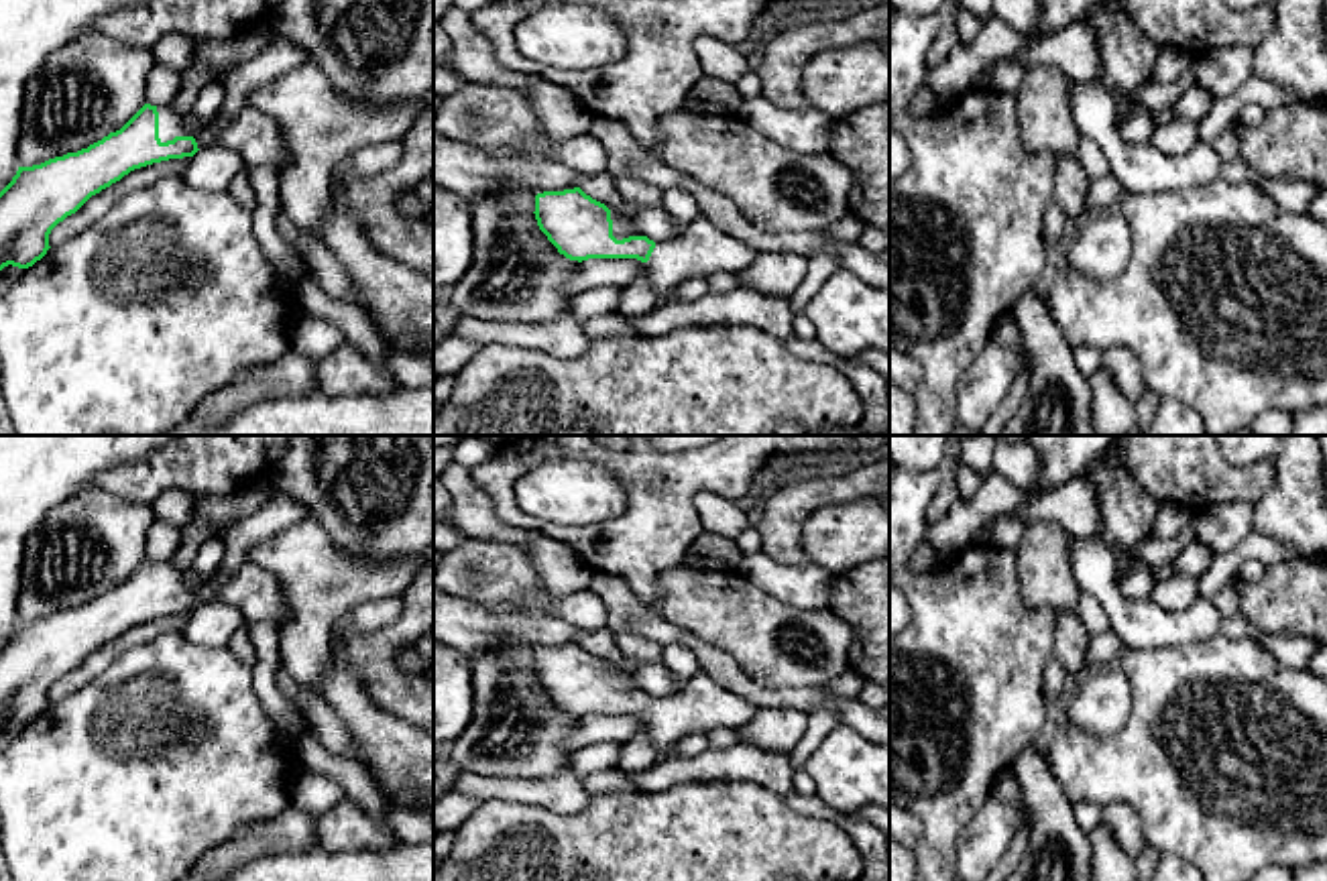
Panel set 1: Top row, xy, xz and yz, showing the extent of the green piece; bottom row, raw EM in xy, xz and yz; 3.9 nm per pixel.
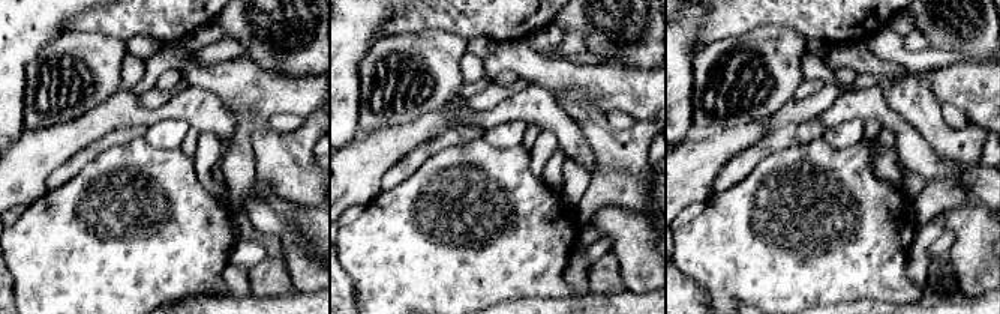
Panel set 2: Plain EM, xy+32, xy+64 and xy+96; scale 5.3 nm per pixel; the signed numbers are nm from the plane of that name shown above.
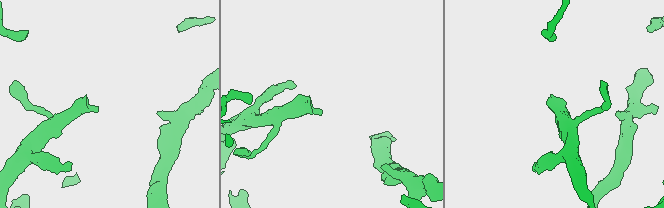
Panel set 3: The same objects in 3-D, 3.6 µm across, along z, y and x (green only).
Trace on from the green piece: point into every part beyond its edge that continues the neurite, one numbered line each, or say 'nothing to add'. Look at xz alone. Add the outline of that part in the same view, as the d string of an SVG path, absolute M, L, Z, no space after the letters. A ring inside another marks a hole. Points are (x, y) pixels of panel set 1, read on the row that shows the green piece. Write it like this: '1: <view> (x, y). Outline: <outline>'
1: xz (705, 249). Outline: M702 212L686 234L666 244L655 244L645 262L653 289L661 295L688 279L708 279L716 271L737 273L757 252L716 228Z

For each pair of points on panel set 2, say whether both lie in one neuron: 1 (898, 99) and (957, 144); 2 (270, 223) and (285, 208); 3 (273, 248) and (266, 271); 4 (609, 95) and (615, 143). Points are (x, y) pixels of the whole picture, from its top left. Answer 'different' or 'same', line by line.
1: same
2: different
3: different
4: different

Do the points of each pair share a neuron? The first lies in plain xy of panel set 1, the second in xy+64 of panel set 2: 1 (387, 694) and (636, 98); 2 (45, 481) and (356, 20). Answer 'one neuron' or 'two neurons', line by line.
1: two neurons
2: one neuron

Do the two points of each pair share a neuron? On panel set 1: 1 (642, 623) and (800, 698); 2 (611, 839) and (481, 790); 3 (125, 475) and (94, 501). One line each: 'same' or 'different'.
1: same
2: different
3: different

